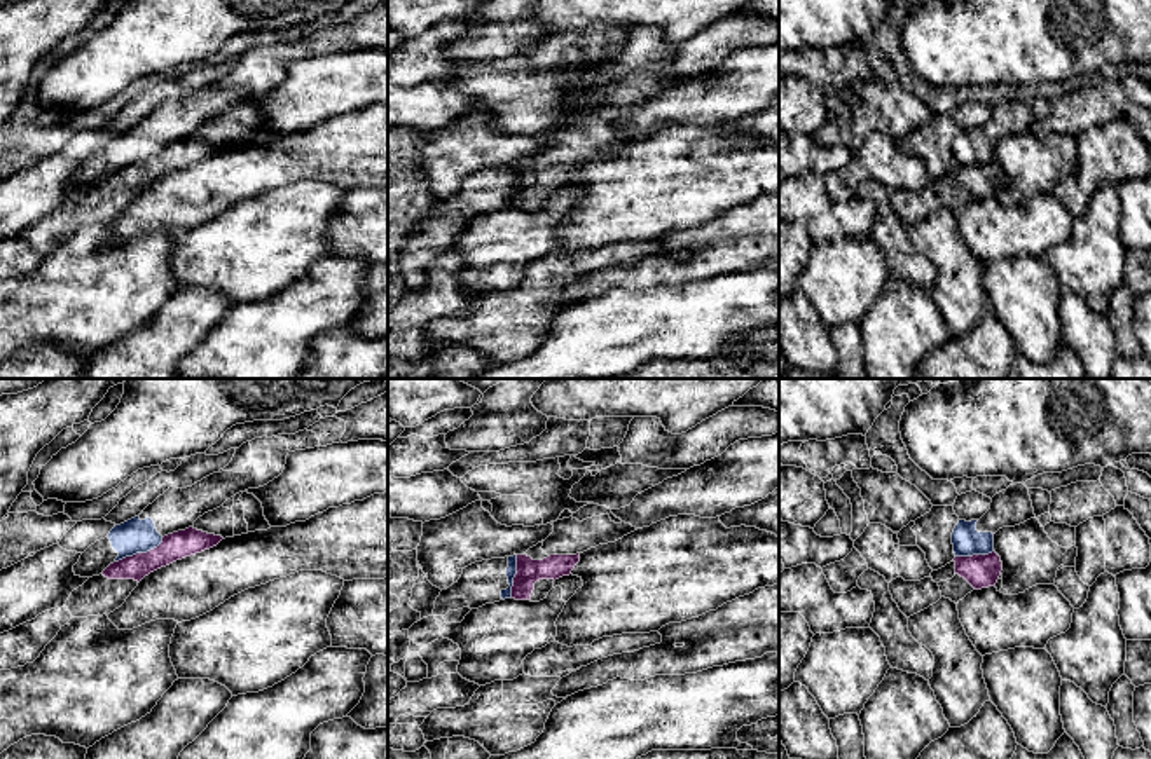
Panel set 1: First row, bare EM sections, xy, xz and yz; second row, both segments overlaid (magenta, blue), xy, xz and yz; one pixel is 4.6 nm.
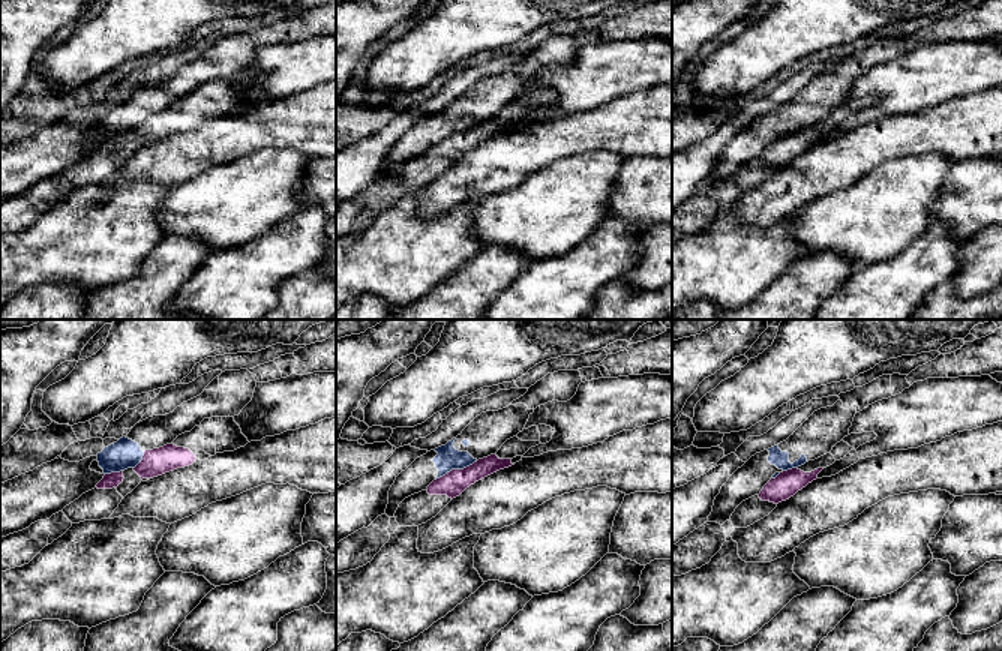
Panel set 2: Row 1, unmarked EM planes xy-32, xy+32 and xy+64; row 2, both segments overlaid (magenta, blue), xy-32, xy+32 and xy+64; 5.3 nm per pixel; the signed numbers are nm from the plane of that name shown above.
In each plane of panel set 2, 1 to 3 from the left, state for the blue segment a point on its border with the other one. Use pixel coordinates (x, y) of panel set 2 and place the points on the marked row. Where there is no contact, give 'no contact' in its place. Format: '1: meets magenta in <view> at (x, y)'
1: meets magenta in xy-32 at (113, 473)
2: meets magenta in xy+32 at (456, 470)
3: meets magenta in xy+64 at (789, 470)

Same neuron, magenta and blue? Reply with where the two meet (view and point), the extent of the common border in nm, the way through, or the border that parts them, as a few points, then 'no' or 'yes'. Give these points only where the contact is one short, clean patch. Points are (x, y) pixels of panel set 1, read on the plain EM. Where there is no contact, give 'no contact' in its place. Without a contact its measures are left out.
xy (140, 163) | 260 nm | along xy (163, 147), (156, 156), (126, 164), (116, 171) | no

